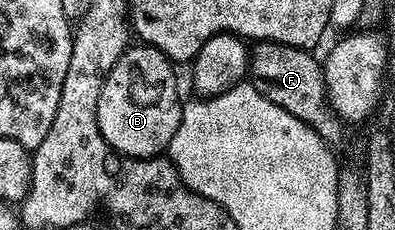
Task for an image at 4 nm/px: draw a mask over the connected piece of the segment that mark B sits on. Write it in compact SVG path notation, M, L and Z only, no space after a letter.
M131 45L112 65L96 105L98 128L106 146L130 159L152 159L169 148L182 116L183 96L178 96L175 64L160 49Z

